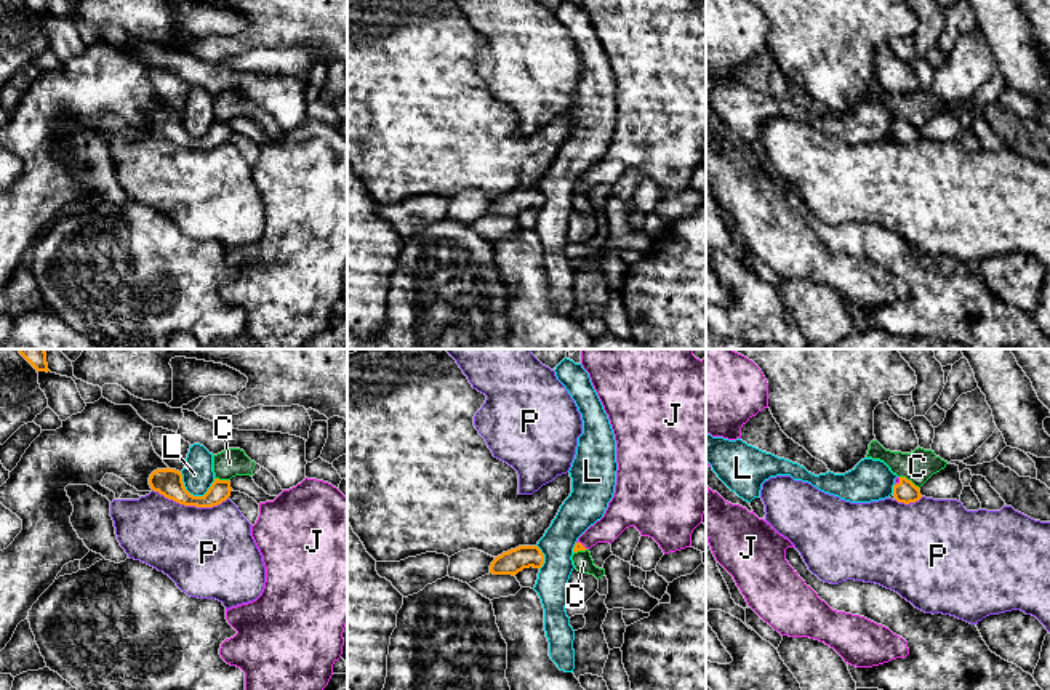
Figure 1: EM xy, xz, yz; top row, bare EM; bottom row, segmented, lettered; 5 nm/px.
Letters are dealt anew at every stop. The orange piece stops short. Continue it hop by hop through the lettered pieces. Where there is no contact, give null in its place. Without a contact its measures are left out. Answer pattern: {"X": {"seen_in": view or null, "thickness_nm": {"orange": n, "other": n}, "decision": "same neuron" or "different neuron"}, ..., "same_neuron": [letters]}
{"C": {"seen_in": "yz", "thickness_nm": {"orange": 110, "other": 160}, "decision": "different neuron"}, "J": {"seen_in": "xz", "thickness_nm": {"orange": 50, "other": 150}, "decision": "same neuron"}, "L": {"seen_in": "xy", "thickness_nm": {"orange": 140, "other": 160}, "decision": "different neuron"}, "P": {"seen_in": "xy", "thickness_nm": {"orange": 140, "other": 440}, "decision": "different neuron"}, "same_neuron": ["J"]}

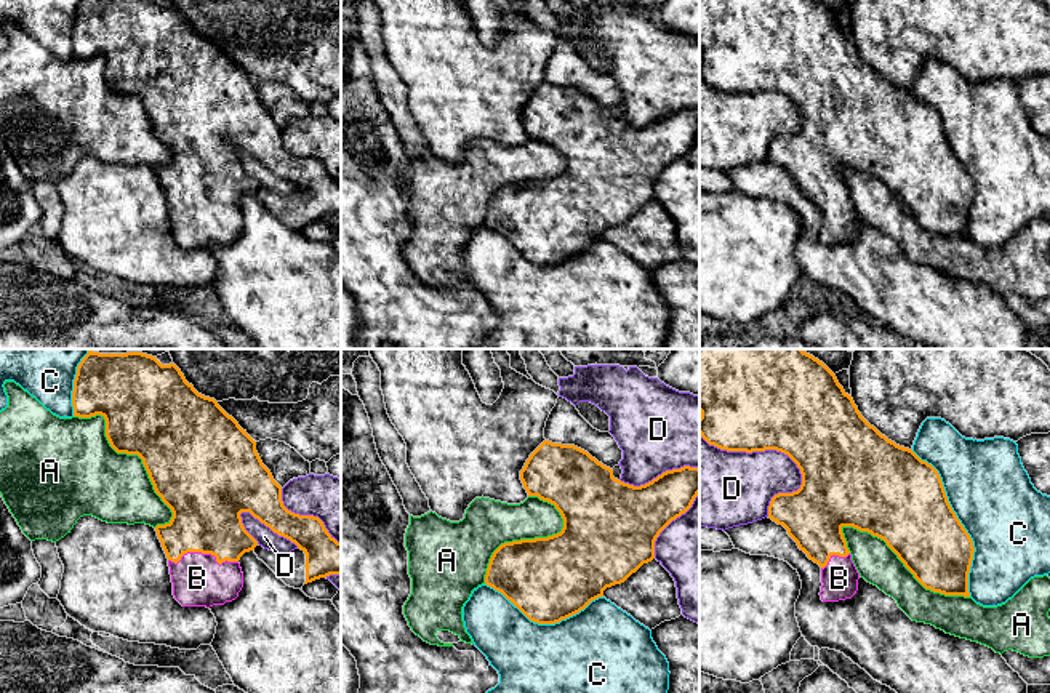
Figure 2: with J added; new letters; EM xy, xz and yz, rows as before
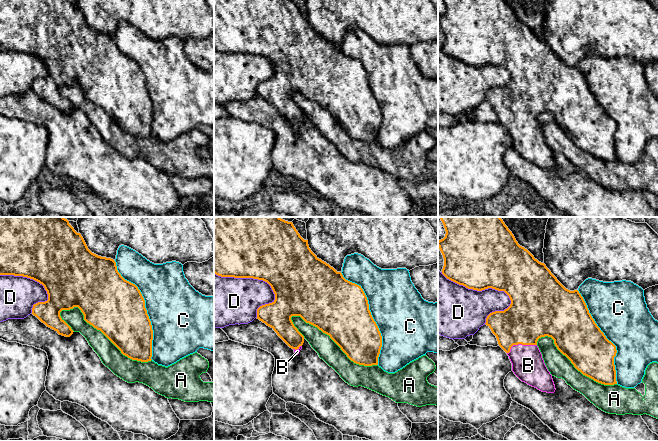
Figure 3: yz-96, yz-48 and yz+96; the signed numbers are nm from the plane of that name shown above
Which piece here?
{"A": {"seen_in": "xy", "thickness_nm": {"orange": 460, "other": 380}, "decision": "different neuron"}, "B": {"seen_in": "xy", "thickness_nm": {"orange": 360, "other": 260}, "decision": "same neuron"}, "C": {"seen_in": "yz", "thickness_nm": {"orange": 380, "other": 420}, "decision": "different neuron"}, "D": {"seen_in": "yz", "thickness_nm": {"orange": 460, "other": 380}, "decision": "different neuron"}, "same_neuron": ["B"]}

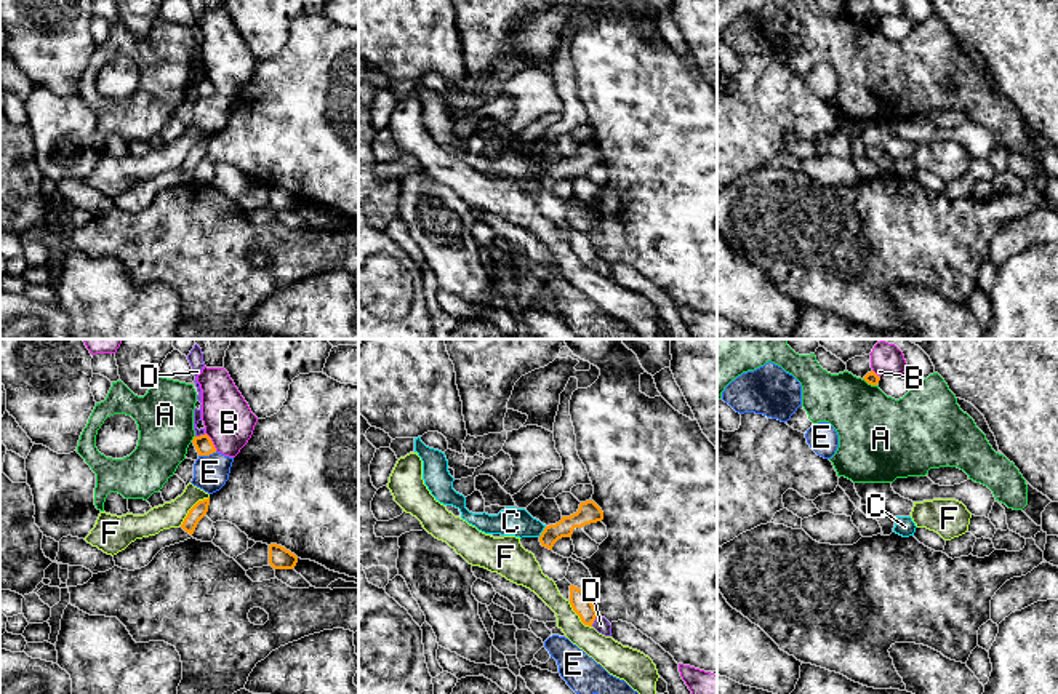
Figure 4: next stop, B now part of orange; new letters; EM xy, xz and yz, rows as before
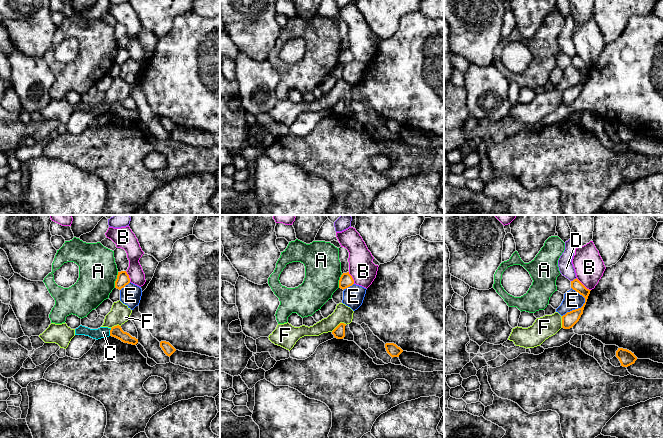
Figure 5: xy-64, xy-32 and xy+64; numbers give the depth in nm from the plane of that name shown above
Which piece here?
{"A": {"seen_in": "yz", "thickness_nm": {"orange": 70, "other": 380}, "decision": "different neuron"}, "B": {"seen_in": "xy", "thickness_nm": {"orange": 90, "other": 240}, "decision": "different neuron"}, "C": {"seen_in": "xz", "thickness_nm": {"orange": 110, "other": 140}, "decision": "different neuron"}, "D": {"seen_in": "xz", "thickness_nm": {"orange": 100, "other": 80}, "decision": "different neuron"}, "E": {"seen_in": "xy", "thickness_nm": {"orange": 90, "other": 180}, "decision": "different neuron"}, "F": {"seen_in": "xy", "thickness_nm": {"orange": 80, "other": 130}, "decision": "different neuron"}, "same_neuron": []}

